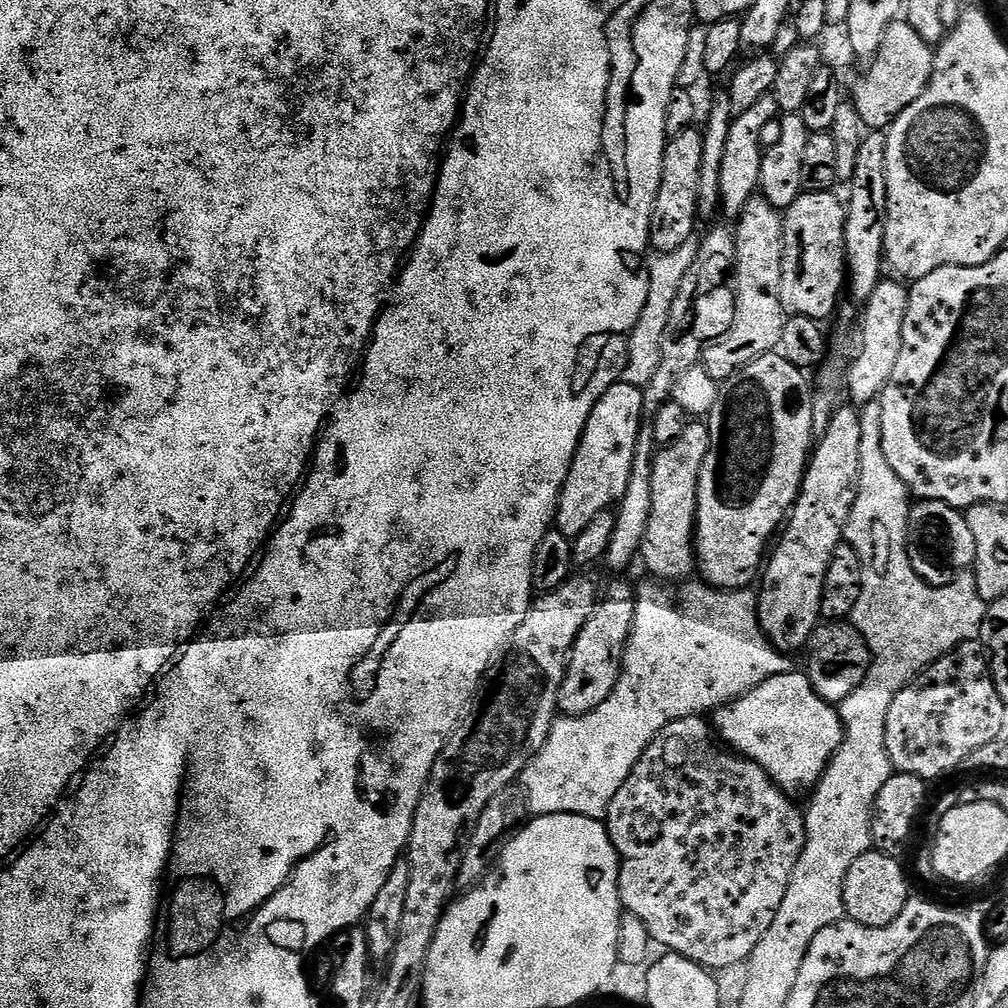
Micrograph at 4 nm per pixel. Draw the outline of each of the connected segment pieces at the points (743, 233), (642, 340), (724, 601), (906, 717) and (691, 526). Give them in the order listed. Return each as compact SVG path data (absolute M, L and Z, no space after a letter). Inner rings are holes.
M757 194L746 202L742 214L735 221L736 262L734 291L736 313L724 331L705 347L702 367L717 382L729 380L752 360L776 349L782 338L786 313L780 301L782 282L782 250L784 249L784 218L769 200Z
M693 238L687 240L683 246L678 246L678 250L670 250L670 254L656 254L651 257L647 265L646 306L642 306L642 314L628 336L628 361L624 364L623 383L646 386L656 373L660 361L660 339L662 330L666 330L666 321L670 319L670 306L674 306L674 298L678 298L682 278L686 278L686 270L690 270L690 265L694 263L694 254L698 254L699 249L699 239Z
M656 582L635 589L634 622L624 646L620 677L606 702L585 716L561 715L555 721L539 752L524 767L522 791L533 817L550 814L578 814L603 821L608 815L614 794L622 790L622 782L630 778L630 770L642 758L646 746L667 724L678 718L704 716L723 704L739 700L766 678L789 671L789 657L780 652L766 638L760 628L758 596L748 588L721 590L701 583L700 596L692 588L677 594L677 604L663 592Z
M979 639L968 640L965 644L959 644L953 652L947 652L942 658L938 658L929 668L924 669L912 683L907 684L896 695L894 702L890 702L890 711L886 714L886 746L884 749L888 751L888 757L895 771L914 774L918 778L925 780L925 782L933 782L932 780L946 775L947 772L957 771L964 759L969 757L974 750L981 749L986 743L1001 739L1002 732L1000 731L1004 728L1004 712L1006 712L1006 706L1002 702L1002 698L996 689L996 684L992 680L992 670L988 663L988 654L984 651L984 645L980 643Z
M689 422L686 430L674 438L674 442L663 445L652 457L652 477L650 478L650 520L646 522L646 532L640 543L639 559L653 572L655 579L684 580L693 575L696 568L696 499L698 498L698 474L702 474L702 462L706 462L706 450L710 450L710 434L707 423Z

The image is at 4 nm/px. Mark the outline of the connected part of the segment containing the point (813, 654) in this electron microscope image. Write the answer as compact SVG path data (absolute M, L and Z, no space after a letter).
M848 622L821 623L806 645L807 652L808 681L812 683L818 695L833 706L838 706L846 698L850 698L850 694L854 694L854 690L862 686L868 667L872 665L872 652L864 641L863 634Z

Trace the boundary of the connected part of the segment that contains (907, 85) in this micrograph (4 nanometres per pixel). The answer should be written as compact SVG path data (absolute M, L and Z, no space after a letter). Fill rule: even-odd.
M897 18L893 20L892 25L884 31L882 44L878 46L876 57L867 65L868 68L860 76L860 81L852 88L850 102L856 107L856 113L860 119L861 125L868 130L886 130L926 90L926 86L932 77L932 67L934 66L934 48L928 44L914 26L910 26L907 19Z

